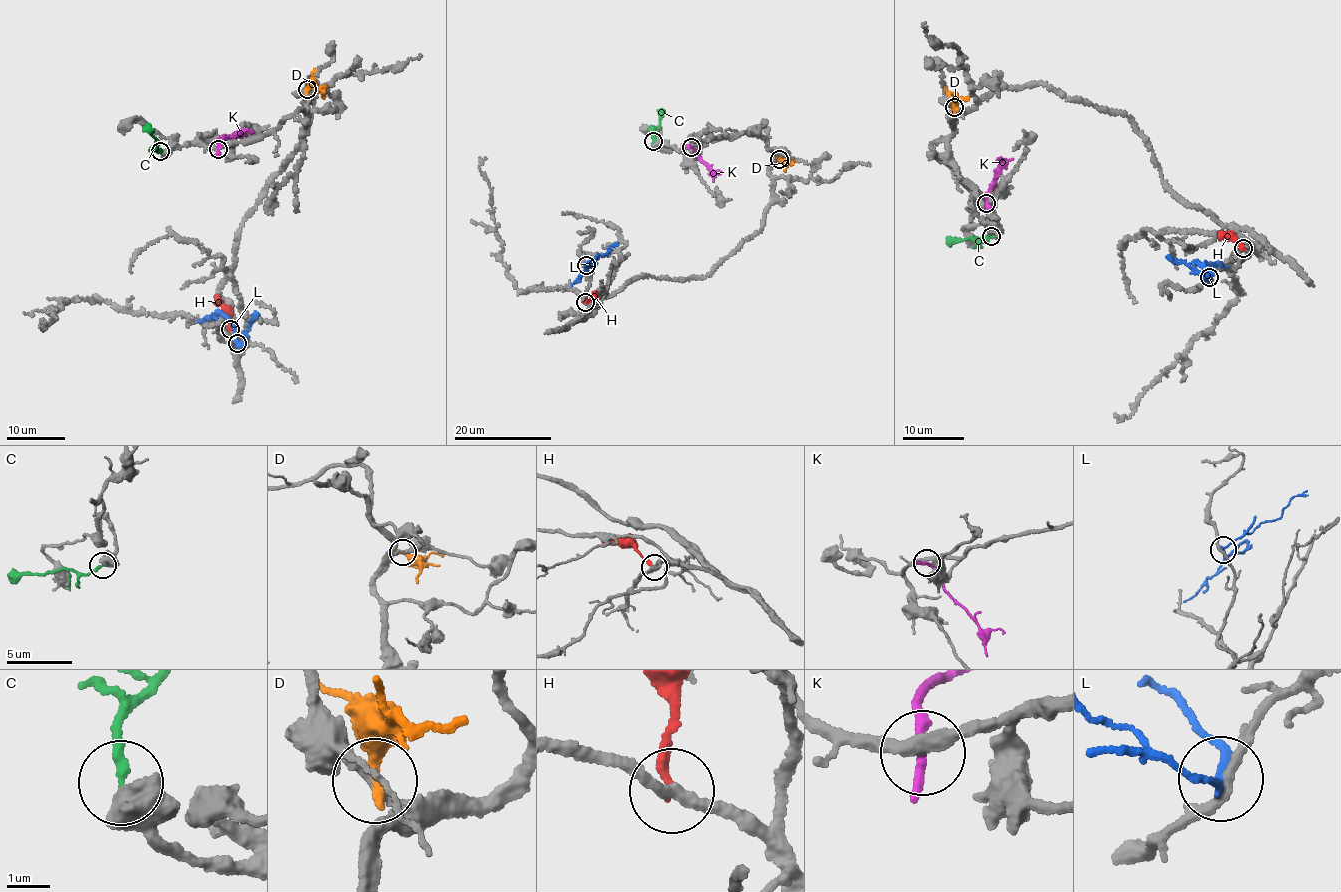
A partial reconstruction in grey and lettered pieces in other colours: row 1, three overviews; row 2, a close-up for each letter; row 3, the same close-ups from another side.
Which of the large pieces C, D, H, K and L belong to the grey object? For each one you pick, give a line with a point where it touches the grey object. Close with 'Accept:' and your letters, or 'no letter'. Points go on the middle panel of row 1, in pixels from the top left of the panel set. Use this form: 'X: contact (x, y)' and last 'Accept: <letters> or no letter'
C: contact (653, 141)
Accept: C

